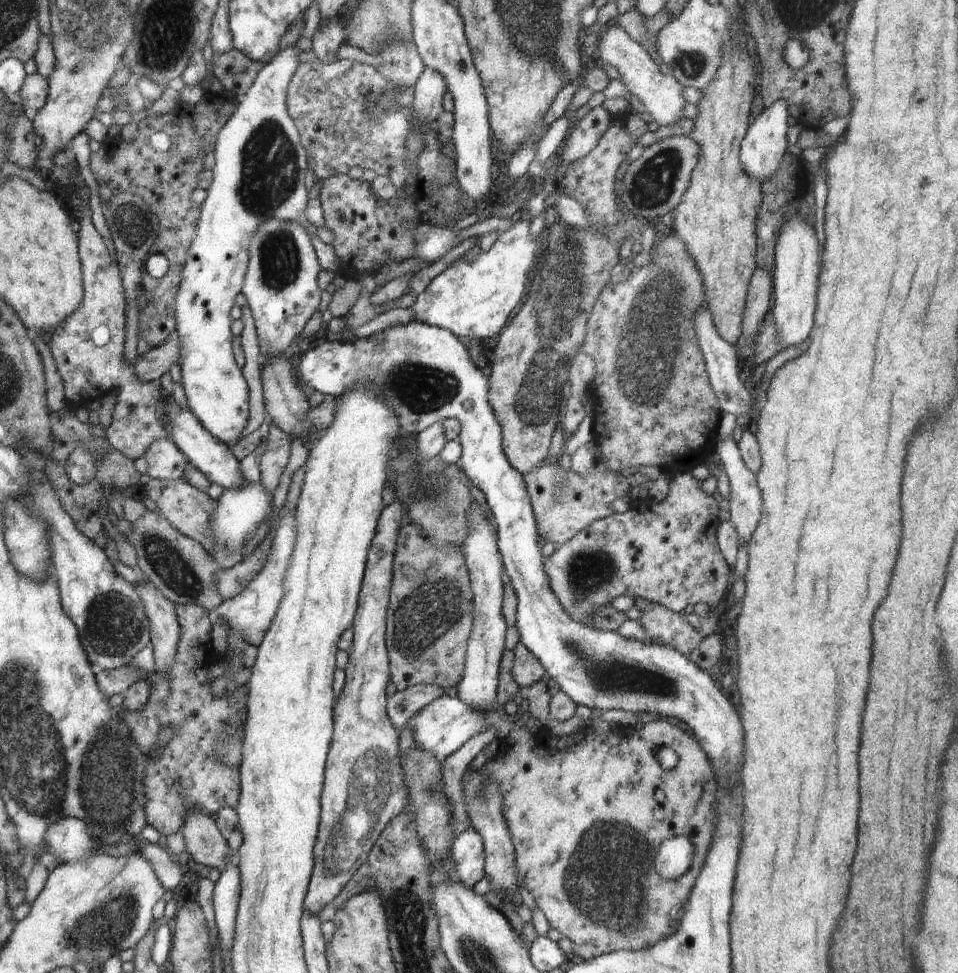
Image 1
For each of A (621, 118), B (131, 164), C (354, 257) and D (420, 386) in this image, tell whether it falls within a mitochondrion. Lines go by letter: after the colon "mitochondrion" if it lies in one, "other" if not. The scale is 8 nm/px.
A: other
B: other
C: other
D: mitochondrion

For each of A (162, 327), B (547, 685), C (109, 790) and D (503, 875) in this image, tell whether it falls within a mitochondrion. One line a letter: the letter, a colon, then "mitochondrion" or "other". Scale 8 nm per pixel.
A: other
B: other
C: mitochondrion
D: other

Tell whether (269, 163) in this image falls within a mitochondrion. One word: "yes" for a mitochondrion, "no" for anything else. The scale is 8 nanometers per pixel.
yes

